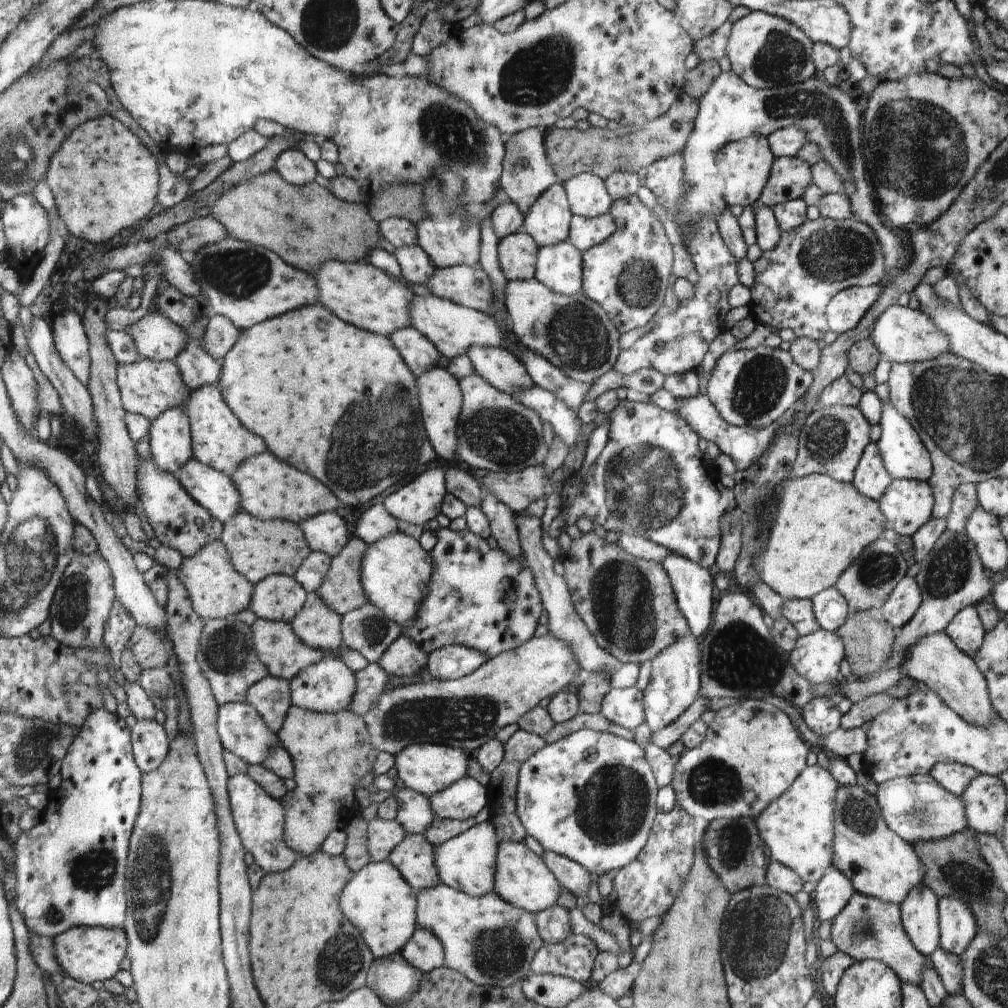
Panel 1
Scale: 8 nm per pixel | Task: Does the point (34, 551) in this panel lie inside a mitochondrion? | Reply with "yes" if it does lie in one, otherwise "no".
yes

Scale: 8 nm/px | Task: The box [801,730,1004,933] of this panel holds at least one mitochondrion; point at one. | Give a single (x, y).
(967, 880)

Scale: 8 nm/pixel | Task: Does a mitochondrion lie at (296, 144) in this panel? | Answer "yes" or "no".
no

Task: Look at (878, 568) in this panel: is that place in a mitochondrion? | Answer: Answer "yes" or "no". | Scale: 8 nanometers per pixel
yes

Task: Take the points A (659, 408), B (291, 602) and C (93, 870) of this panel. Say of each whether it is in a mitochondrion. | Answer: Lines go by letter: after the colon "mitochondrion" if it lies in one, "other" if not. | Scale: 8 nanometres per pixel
A: other
B: other
C: mitochondrion

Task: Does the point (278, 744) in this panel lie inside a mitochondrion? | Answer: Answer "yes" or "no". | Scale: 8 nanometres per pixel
no

